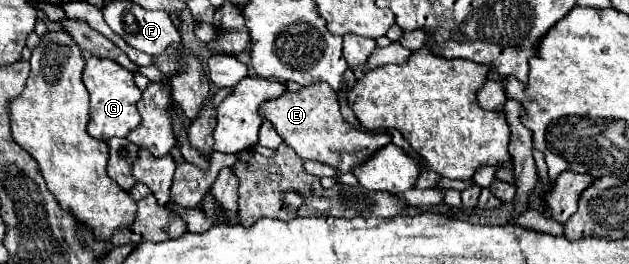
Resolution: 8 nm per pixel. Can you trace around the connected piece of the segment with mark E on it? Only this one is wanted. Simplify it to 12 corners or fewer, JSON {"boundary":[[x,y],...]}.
{"boundary":[[328,84],[260,106],[302,160],[346,174],[392,142],[360,132]]}

